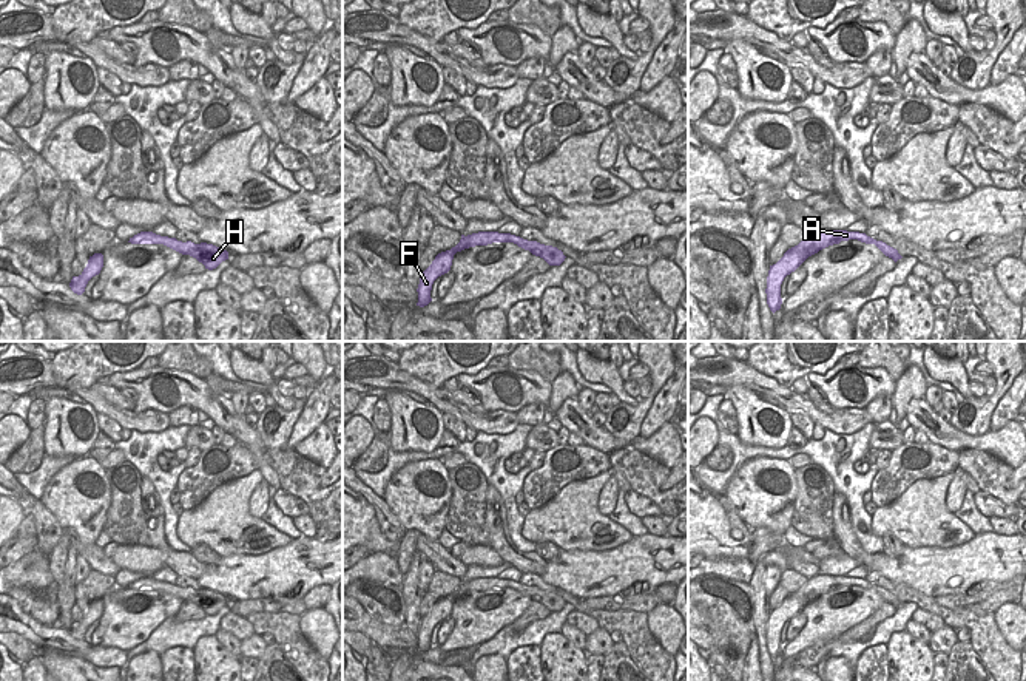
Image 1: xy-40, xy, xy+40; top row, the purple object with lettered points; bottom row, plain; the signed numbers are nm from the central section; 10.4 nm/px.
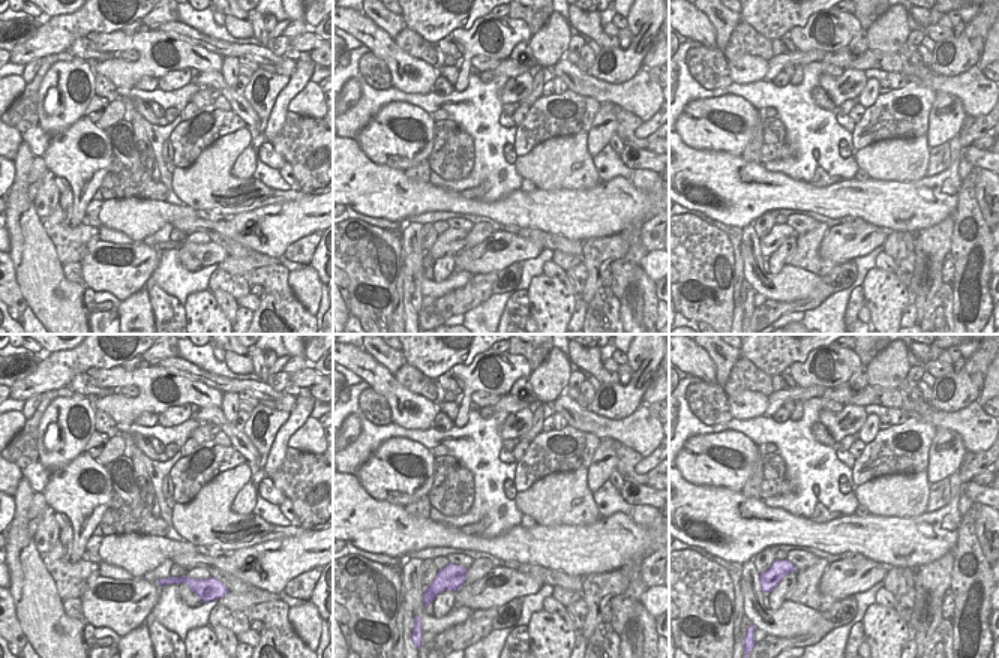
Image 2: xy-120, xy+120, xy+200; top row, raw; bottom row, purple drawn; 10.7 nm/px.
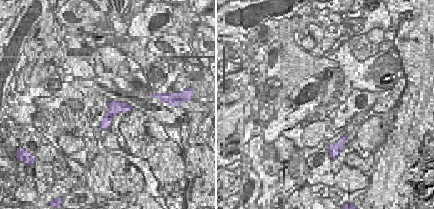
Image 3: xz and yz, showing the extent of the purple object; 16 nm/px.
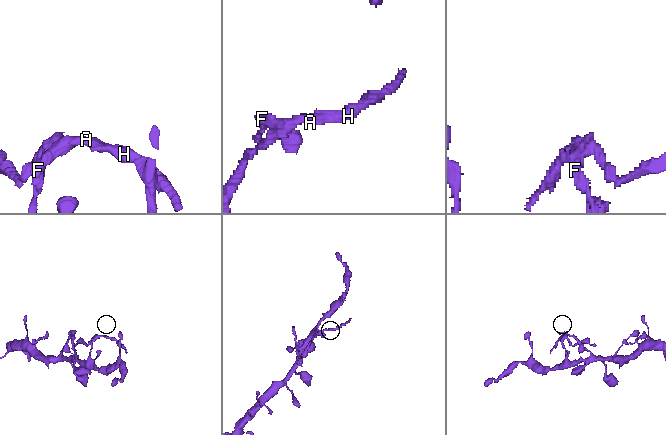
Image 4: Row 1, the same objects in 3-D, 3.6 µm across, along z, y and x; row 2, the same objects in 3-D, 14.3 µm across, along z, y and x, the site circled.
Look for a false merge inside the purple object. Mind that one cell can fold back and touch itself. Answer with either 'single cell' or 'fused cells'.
fused cells

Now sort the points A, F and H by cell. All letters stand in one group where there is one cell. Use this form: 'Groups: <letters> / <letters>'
Groups: A H / F.

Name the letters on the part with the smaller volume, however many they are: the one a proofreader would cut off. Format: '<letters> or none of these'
A, H

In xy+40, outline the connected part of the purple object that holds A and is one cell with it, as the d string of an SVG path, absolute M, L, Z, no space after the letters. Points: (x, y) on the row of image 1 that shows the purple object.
M816 229L807 233L807 236L791 249L802 249L805 256L804 261L805 261L808 256L818 253L819 250L833 244L839 244L841 241L849 241L849 239L858 239L866 244L875 244L886 256L892 258L895 263L903 258L896 249L887 246L886 242L876 241L867 236L866 233L847 232L847 230Z

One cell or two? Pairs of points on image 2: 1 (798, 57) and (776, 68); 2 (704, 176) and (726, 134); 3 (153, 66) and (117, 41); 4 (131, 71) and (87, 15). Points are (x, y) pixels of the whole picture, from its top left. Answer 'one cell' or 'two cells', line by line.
1: one cell
2: two cells
3: one cell
4: two cells

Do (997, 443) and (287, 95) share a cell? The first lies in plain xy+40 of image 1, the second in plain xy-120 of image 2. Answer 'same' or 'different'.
different

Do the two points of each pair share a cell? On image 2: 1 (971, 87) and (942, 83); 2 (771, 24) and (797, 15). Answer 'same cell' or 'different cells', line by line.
1: same cell
2: same cell

